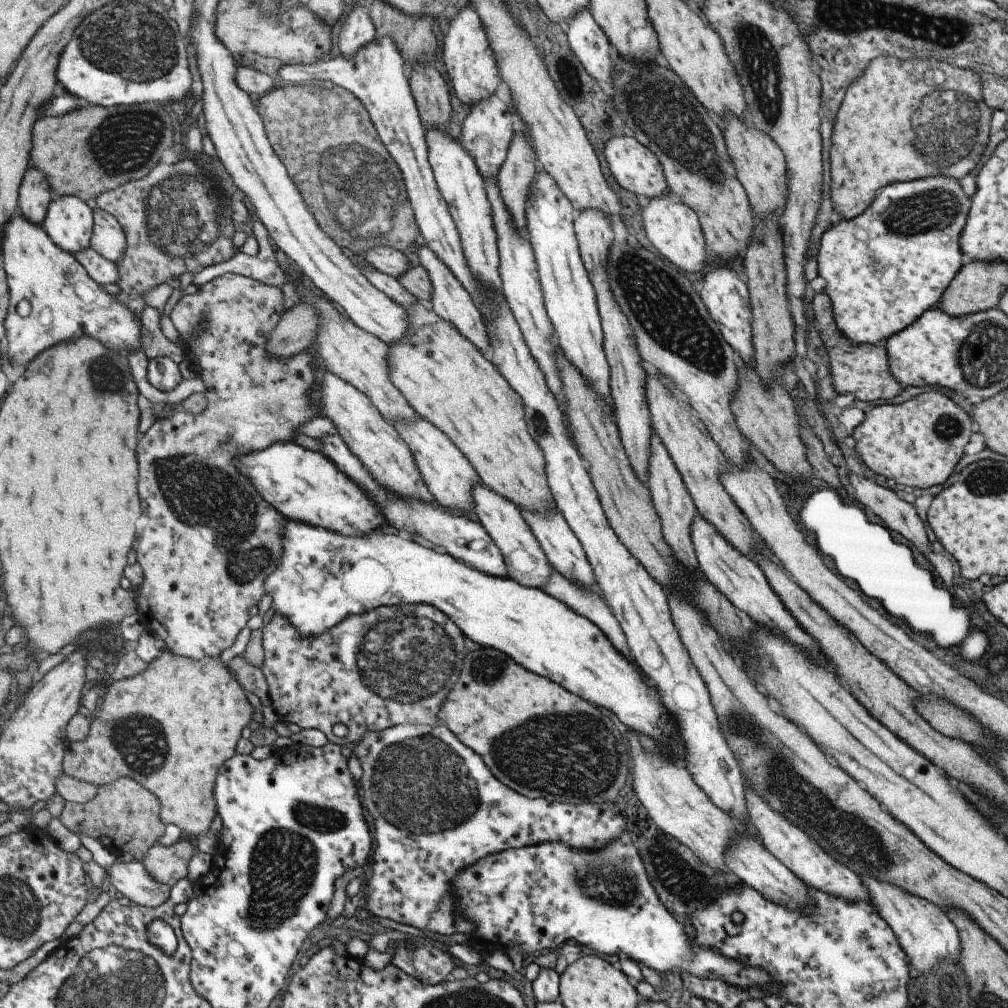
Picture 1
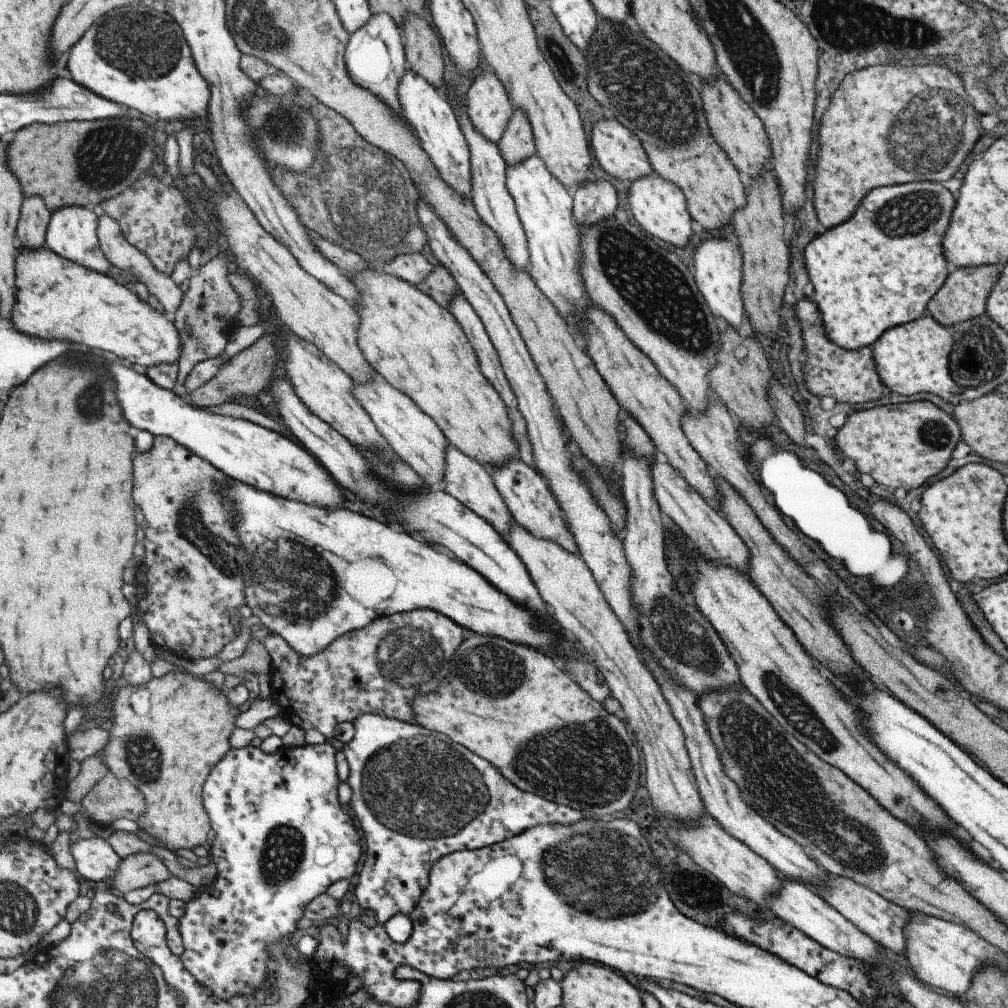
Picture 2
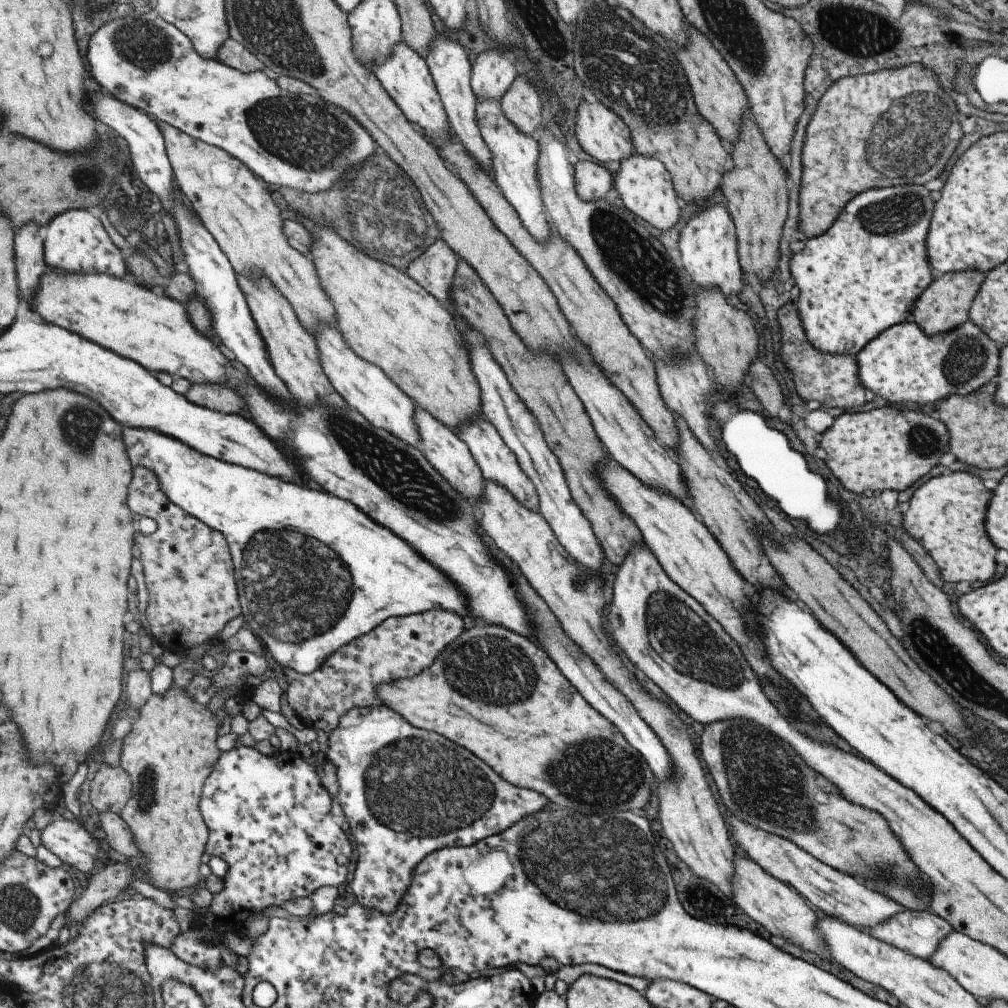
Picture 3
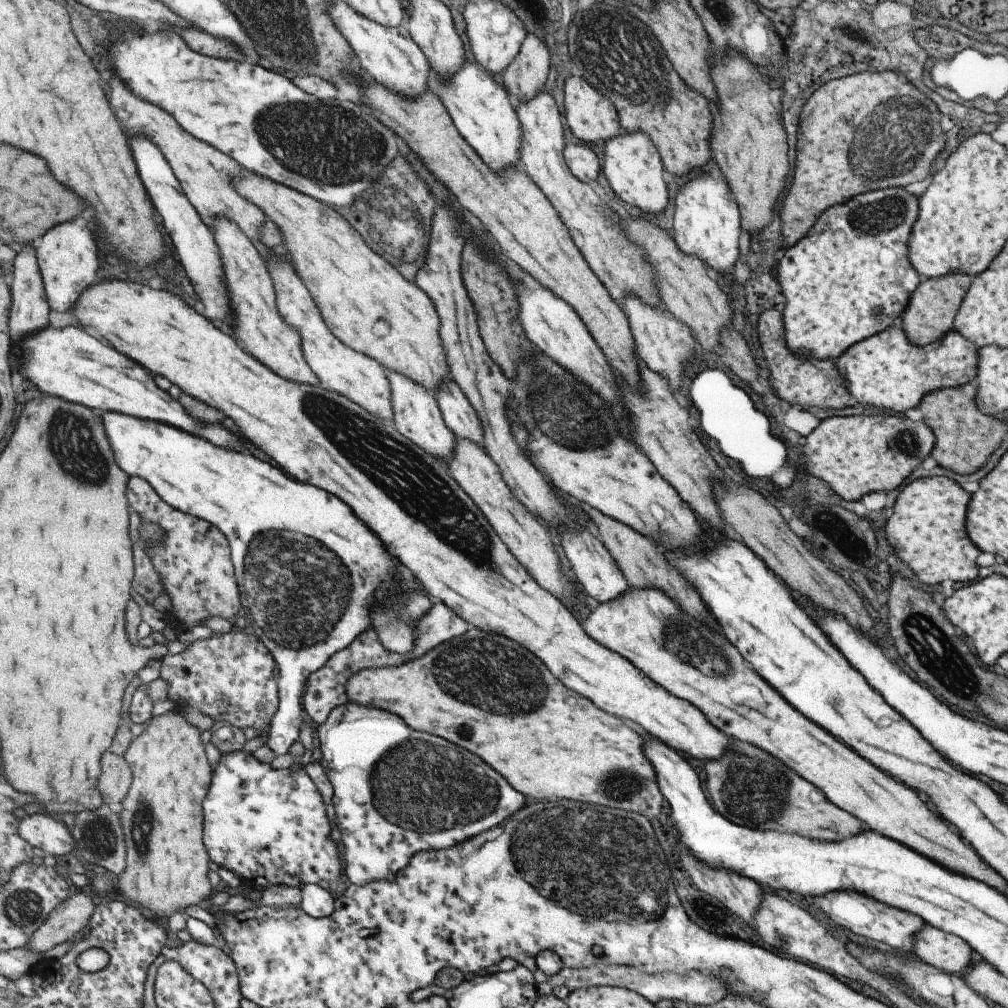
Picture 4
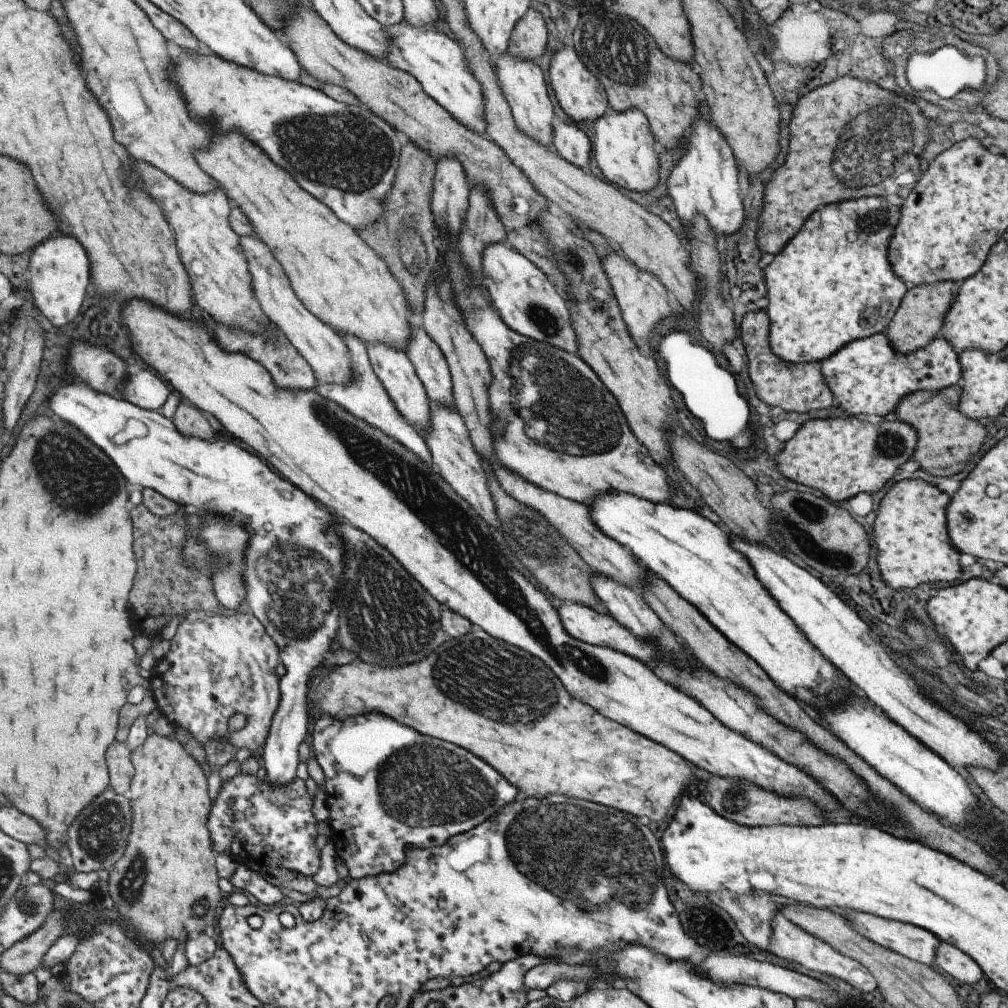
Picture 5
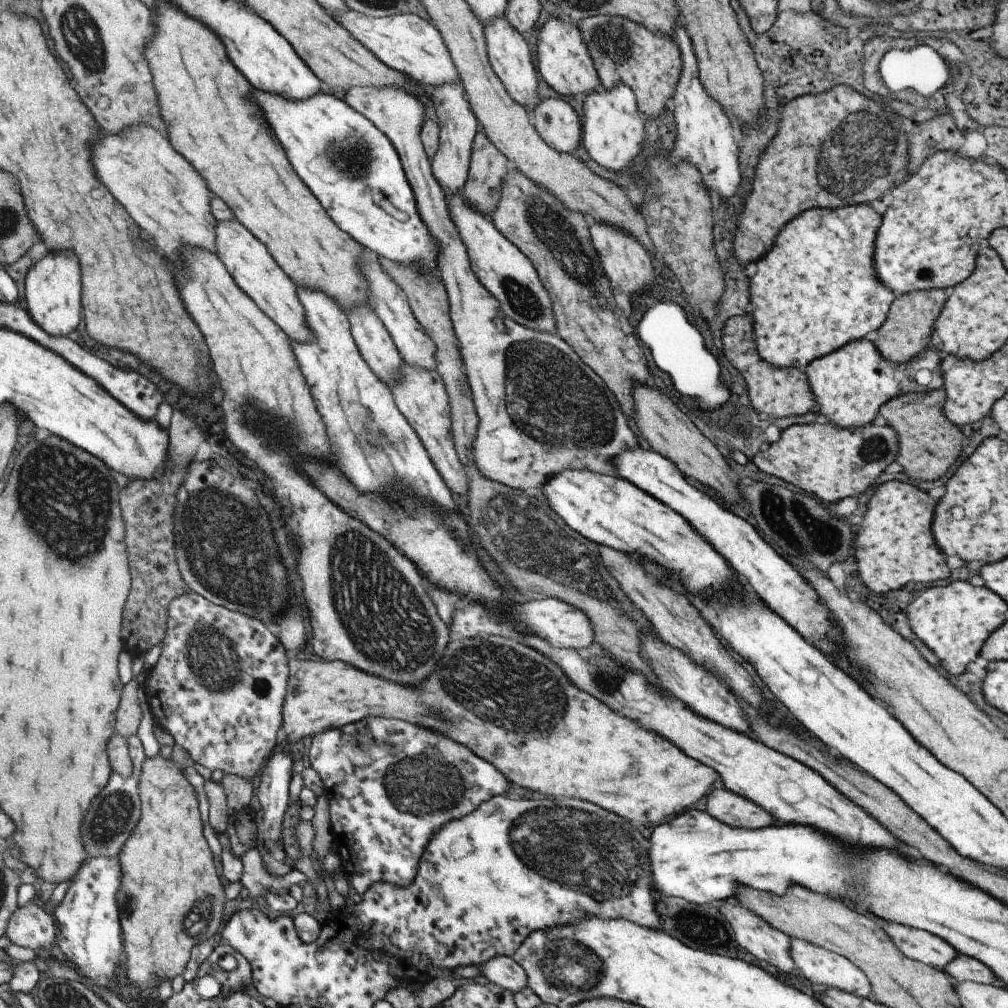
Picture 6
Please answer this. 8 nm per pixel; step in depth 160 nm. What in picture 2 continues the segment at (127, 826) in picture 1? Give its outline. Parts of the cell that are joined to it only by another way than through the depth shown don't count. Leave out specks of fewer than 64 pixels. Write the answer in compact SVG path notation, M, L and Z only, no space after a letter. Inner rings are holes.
M112 773L106 778L103 778L99 784L95 784L95 788L85 796L81 806L88 813L88 819L101 827L111 827L111 824L118 818L126 818L138 824L141 814L145 814L145 810L147 810L145 796L143 796L129 780L117 778L117 776Z

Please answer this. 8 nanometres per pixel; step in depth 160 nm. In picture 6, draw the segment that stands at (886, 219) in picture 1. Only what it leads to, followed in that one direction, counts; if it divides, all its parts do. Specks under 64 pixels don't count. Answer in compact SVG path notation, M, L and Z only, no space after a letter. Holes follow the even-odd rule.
M853 204L853 206L843 206L835 209L810 209L806 212L801 212L792 220L789 220L777 232L777 237L774 239L773 245L764 256L761 256L755 261L755 273L749 282L749 302L755 304L755 310L751 313L752 334L755 342L755 350L759 358L763 362L767 362L773 368L797 368L803 370L809 362L817 358L826 356L837 350L841 346L845 346L849 342L860 340L864 337L870 337L885 320L889 306L895 298L895 294L891 293L885 286L881 286L873 274L873 240L875 240L875 232L881 224L881 215L874 212L867 204Z

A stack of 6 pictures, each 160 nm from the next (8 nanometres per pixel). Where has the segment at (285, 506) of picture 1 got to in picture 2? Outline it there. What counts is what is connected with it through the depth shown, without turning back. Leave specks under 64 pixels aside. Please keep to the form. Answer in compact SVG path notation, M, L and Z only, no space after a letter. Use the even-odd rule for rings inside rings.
M111 360L111 372L119 380L119 400L125 416L133 426L139 426L139 430L151 432L155 437L173 438L230 478L247 482L249 486L257 486L257 490L261 488L269 494L313 506L343 507L343 496L327 470L321 468L311 454L307 454L291 440L247 420L206 412L177 396L172 390L157 386L148 375L138 374L117 360Z

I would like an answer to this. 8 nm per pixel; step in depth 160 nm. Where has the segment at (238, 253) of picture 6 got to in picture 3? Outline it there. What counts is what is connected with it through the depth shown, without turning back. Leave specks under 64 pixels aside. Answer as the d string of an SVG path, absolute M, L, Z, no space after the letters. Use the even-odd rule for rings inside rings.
M322 325L313 334L313 338L320 355L321 370L324 370L331 386L346 402L346 406L357 411L375 428L380 428L405 444L417 448L420 434L414 421L414 402L403 394L378 366L359 358L345 344L335 328Z

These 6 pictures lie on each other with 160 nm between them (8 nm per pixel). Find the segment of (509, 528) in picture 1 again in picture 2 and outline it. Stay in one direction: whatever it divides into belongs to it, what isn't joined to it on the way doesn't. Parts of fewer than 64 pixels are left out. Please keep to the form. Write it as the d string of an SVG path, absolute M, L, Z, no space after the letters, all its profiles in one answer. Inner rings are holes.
M447 444L445 452L445 472L441 478L440 489L452 498L455 498L462 506L483 518L499 534L509 532L509 518L511 518L505 502L503 502L489 478L489 469L479 464L477 460L462 454L455 446Z

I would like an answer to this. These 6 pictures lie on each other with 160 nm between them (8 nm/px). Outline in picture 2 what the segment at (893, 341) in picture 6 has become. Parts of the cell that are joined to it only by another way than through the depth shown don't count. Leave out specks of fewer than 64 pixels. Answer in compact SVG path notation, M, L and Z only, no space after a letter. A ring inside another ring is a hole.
M983 265L979 267L950 268L945 281L939 290L933 294L933 298L927 302L925 314L929 315L941 326L953 326L957 323L975 319L985 311L985 300L991 292L993 284L997 282L1002 267L1000 265Z

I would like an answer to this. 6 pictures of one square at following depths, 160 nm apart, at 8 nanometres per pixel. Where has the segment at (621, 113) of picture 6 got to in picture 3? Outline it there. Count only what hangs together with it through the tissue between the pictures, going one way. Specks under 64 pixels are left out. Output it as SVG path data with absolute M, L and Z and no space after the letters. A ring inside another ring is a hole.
M635 152L619 163L619 170L613 174L612 186L619 193L616 202L635 217L645 220L657 230L669 230L677 224L679 206L672 187L670 174L657 159Z

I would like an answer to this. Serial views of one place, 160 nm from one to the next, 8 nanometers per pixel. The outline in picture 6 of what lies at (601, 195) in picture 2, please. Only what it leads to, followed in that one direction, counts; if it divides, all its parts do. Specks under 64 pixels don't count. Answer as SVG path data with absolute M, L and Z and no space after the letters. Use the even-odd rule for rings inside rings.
M561 97L537 99L527 113L534 130L549 148L569 153L579 146L580 117Z

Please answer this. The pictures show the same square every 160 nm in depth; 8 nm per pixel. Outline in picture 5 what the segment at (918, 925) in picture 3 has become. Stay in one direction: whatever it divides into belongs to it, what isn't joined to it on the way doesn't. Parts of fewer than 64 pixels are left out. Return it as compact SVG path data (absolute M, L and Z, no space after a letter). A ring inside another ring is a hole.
M939 942L937 952L933 956L935 966L939 966L945 974L949 974L953 980L981 987L982 978L979 966L961 950L957 950L951 944Z

